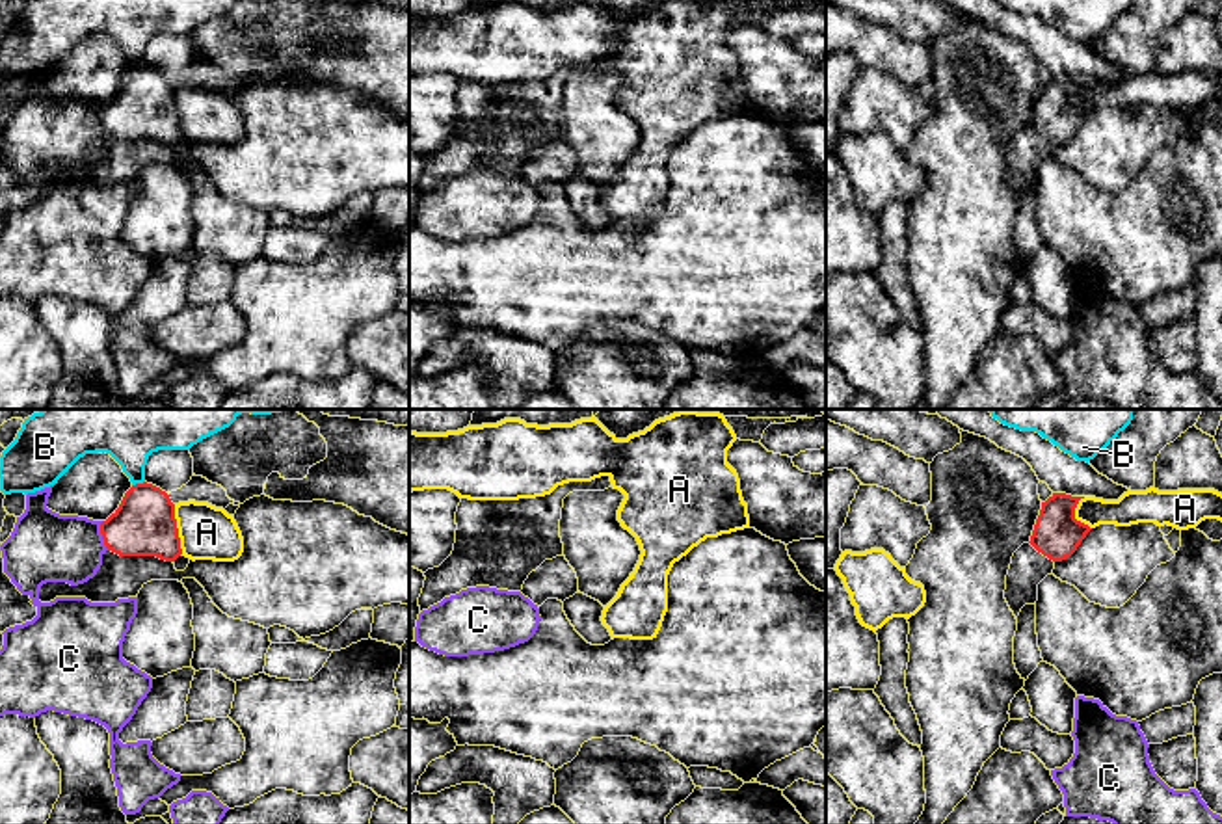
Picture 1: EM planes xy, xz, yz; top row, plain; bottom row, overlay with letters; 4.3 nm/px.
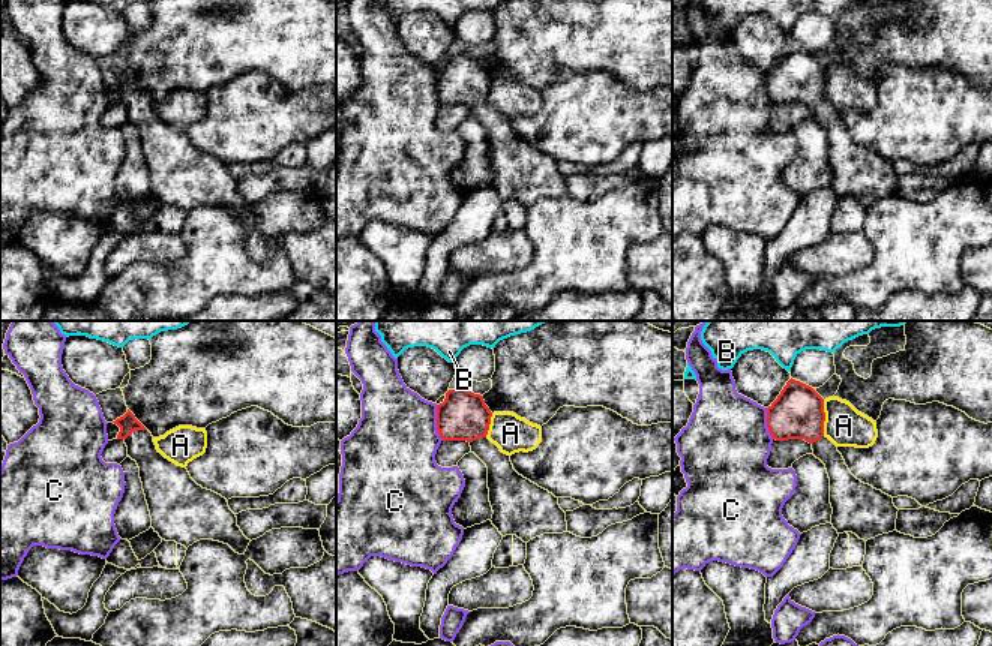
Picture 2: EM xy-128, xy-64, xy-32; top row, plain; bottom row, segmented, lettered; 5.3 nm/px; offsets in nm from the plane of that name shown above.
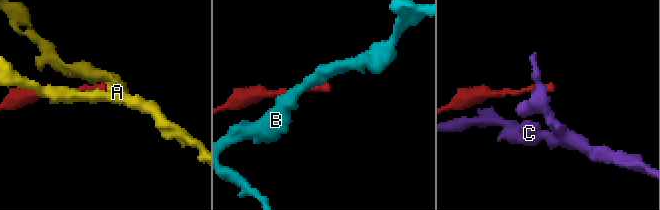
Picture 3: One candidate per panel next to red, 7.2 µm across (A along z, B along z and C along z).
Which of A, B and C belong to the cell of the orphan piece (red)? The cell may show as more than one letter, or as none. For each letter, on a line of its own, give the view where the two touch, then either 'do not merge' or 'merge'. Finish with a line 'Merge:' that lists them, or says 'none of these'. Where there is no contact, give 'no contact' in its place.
A: xy | do not merge
B: xy | do not merge
C: xy | do not merge
Merge: none of these

